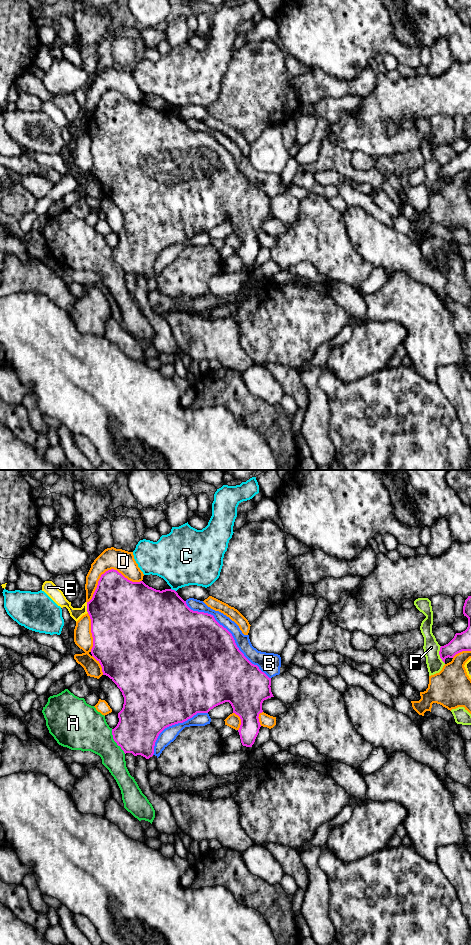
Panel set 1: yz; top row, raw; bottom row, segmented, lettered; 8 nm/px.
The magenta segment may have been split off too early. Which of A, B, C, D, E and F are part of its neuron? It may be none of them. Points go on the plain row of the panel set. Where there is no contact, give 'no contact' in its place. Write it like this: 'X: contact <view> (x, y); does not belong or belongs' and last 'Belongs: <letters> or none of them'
A: contact yz (114, 260); does not belong
B: contact yz (230, 153); does not belong
C: contact yz (173, 110); does not belong
D: contact yz (108, 90); does not belong
E: contact yz (87, 127); does not belong
F: contact yz (439, 174); does not belong
Belongs: none of them

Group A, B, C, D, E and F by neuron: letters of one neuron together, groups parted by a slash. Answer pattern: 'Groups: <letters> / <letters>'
Groups: A / B D / C / E / F

